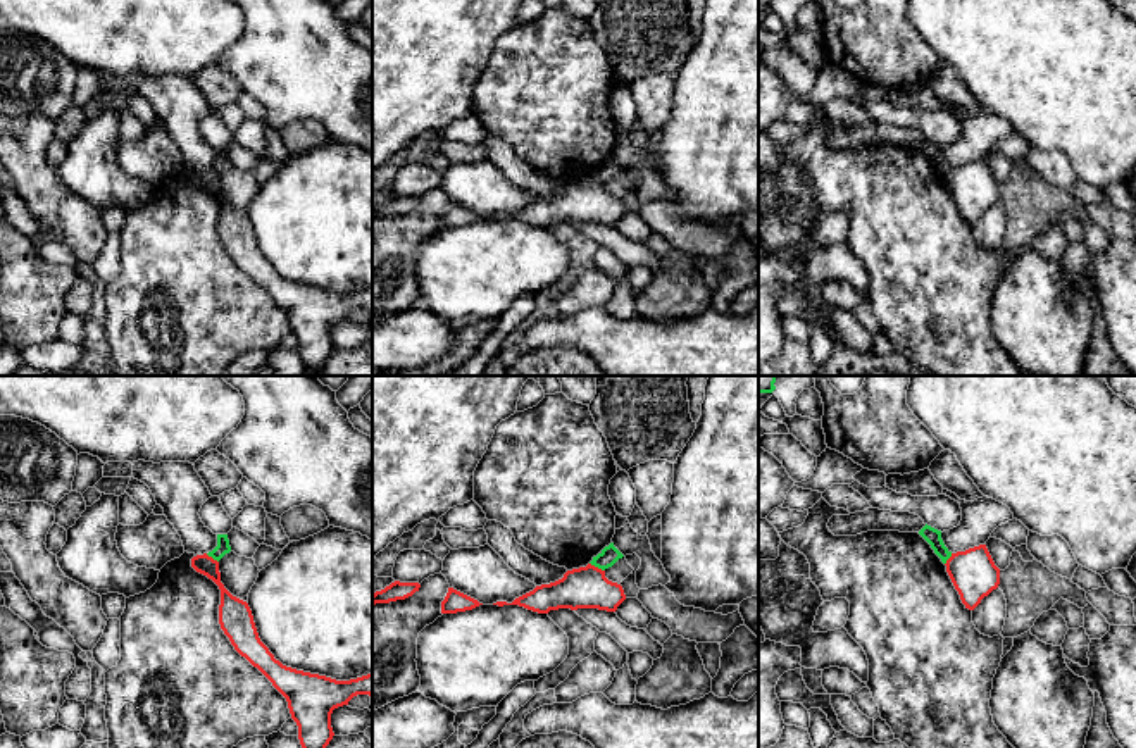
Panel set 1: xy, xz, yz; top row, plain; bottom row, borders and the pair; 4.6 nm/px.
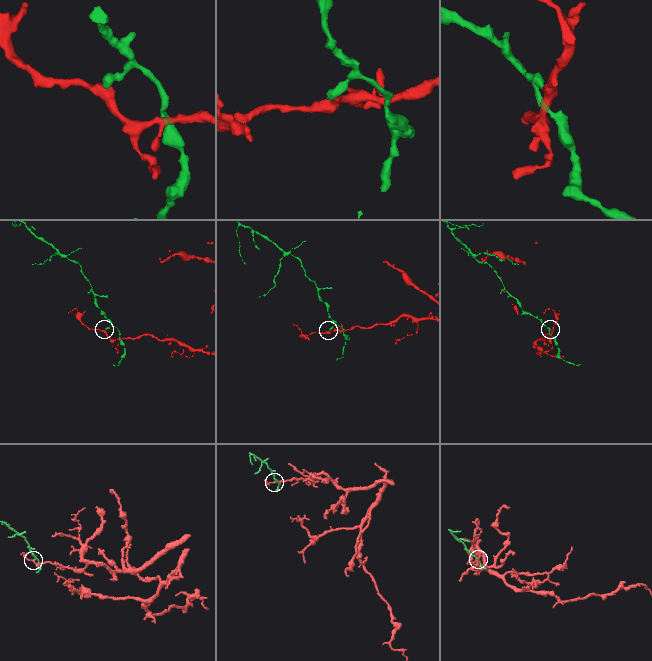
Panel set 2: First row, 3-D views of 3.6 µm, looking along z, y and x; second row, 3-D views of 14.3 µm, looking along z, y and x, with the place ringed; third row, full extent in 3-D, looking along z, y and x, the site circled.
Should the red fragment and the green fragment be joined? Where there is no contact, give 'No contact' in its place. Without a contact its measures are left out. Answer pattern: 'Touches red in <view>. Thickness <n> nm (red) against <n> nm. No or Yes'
Touches red in xz. Thickness 190 nm (red) against 90 nm. No

